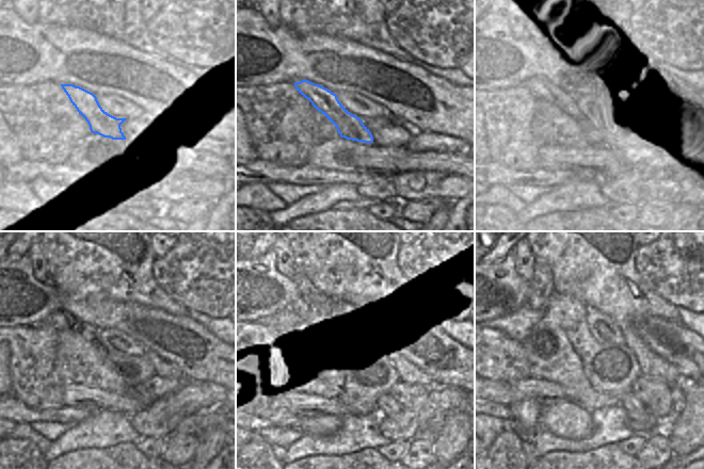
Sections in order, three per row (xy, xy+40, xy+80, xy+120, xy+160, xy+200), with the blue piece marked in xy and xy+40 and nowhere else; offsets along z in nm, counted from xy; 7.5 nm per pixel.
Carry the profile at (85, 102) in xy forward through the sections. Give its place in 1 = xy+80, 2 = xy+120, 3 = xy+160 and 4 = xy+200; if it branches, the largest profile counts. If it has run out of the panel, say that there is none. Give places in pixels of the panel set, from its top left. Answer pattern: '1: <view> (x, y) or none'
1: xy+80 (543, 90)
2: xy+120 (69, 322)
3: xy+160 (309, 301)
4: xy+200 (541, 285)

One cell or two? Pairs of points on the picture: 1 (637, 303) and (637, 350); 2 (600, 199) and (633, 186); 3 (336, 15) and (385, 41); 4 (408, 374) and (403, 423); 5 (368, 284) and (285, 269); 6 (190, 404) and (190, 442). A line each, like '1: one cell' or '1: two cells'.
1: one cell
2: two cells
3: one cell
4: two cells
5: two cells
6: two cells

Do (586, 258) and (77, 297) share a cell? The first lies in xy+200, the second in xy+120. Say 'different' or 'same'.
different

